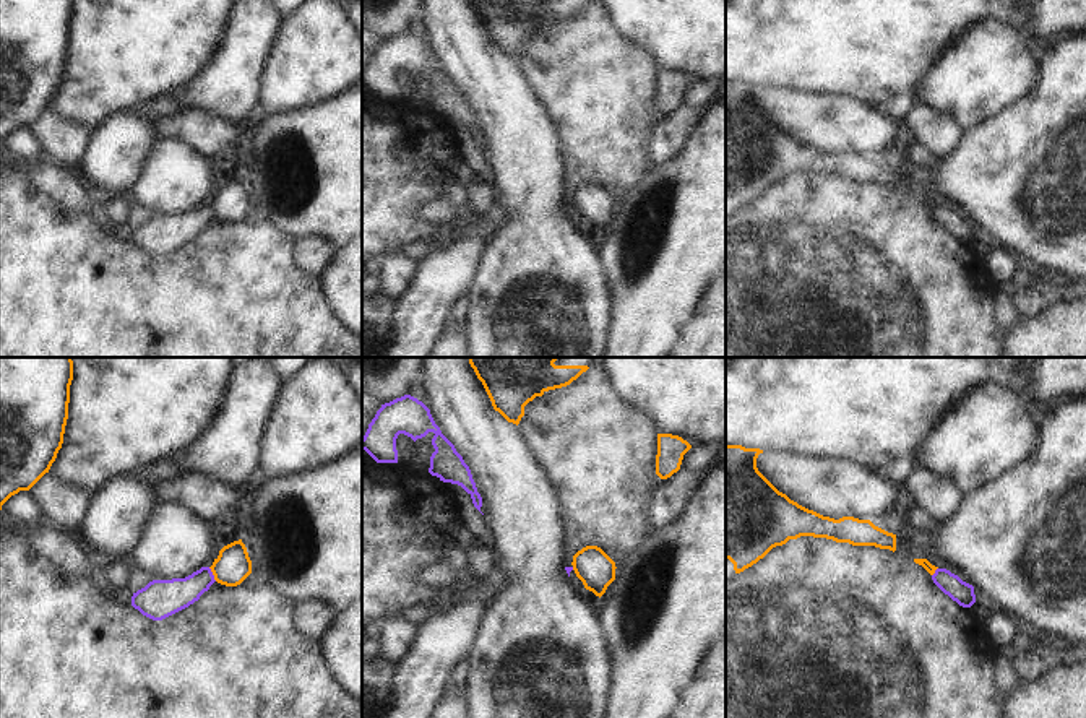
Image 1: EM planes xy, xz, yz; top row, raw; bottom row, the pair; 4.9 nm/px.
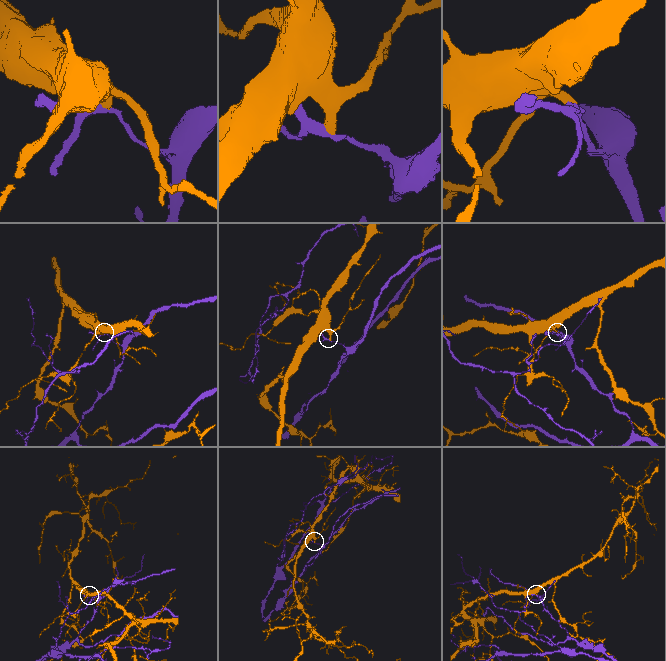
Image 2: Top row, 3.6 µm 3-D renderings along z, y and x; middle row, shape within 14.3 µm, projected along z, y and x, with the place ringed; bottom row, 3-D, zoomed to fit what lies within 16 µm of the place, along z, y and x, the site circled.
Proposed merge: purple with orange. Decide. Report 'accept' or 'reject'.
reject

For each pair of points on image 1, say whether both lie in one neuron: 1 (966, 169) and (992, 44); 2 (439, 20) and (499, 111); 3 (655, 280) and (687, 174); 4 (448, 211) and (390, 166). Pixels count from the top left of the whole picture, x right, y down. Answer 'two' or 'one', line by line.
1: two
2: one
3: one
4: two

